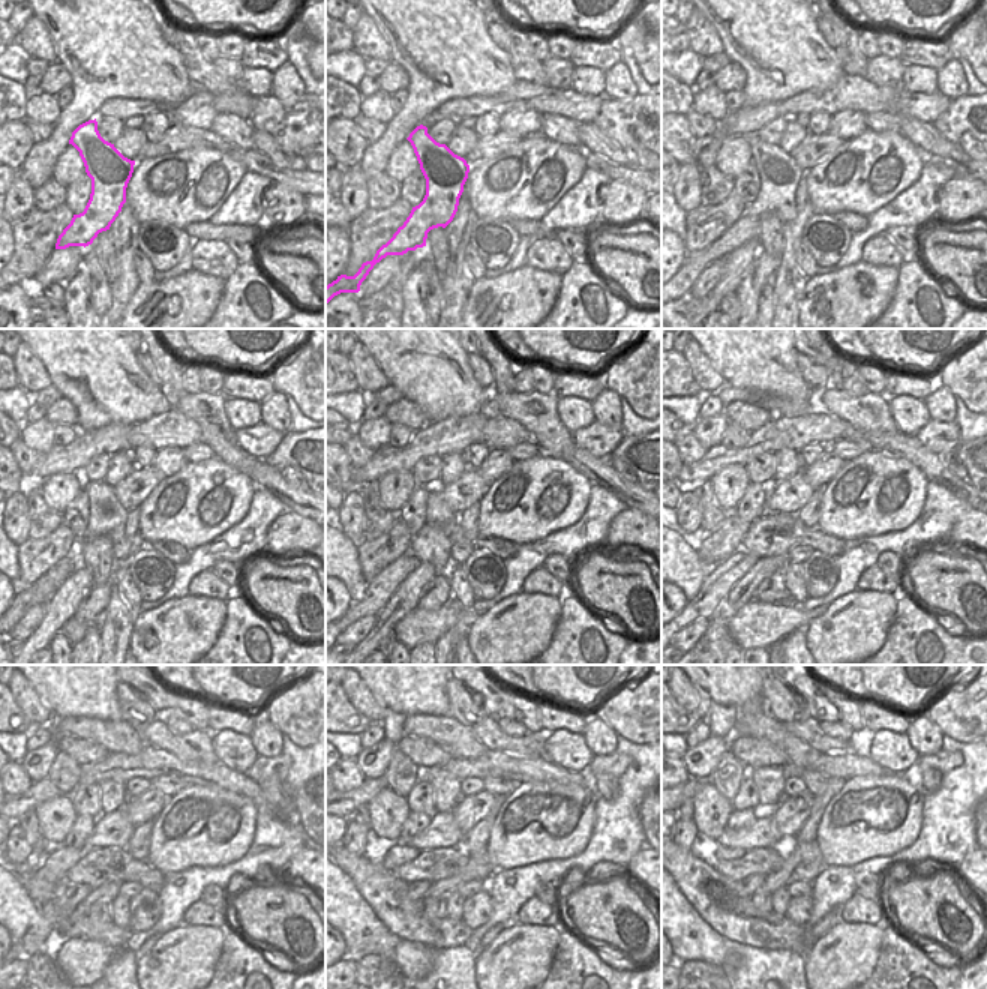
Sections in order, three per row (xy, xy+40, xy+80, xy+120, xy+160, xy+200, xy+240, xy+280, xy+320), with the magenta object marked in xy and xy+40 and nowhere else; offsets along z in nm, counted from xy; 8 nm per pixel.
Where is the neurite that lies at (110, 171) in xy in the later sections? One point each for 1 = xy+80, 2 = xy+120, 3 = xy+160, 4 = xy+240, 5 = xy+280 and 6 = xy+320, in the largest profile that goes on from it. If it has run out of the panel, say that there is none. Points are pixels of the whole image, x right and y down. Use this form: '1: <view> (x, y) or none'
1: xy+80 (779, 173)
2: xy+120 (108, 517)
3: xy+160 (438, 511)
4: xy+240 (128, 889)
5: xy+280 (471, 887)
6: xy+320 (801, 889)

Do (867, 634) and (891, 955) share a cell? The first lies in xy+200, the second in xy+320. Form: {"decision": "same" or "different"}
{"decision": "different"}

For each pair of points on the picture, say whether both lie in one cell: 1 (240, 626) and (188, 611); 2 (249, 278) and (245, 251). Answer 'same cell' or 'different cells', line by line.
1: different cells
2: different cells

